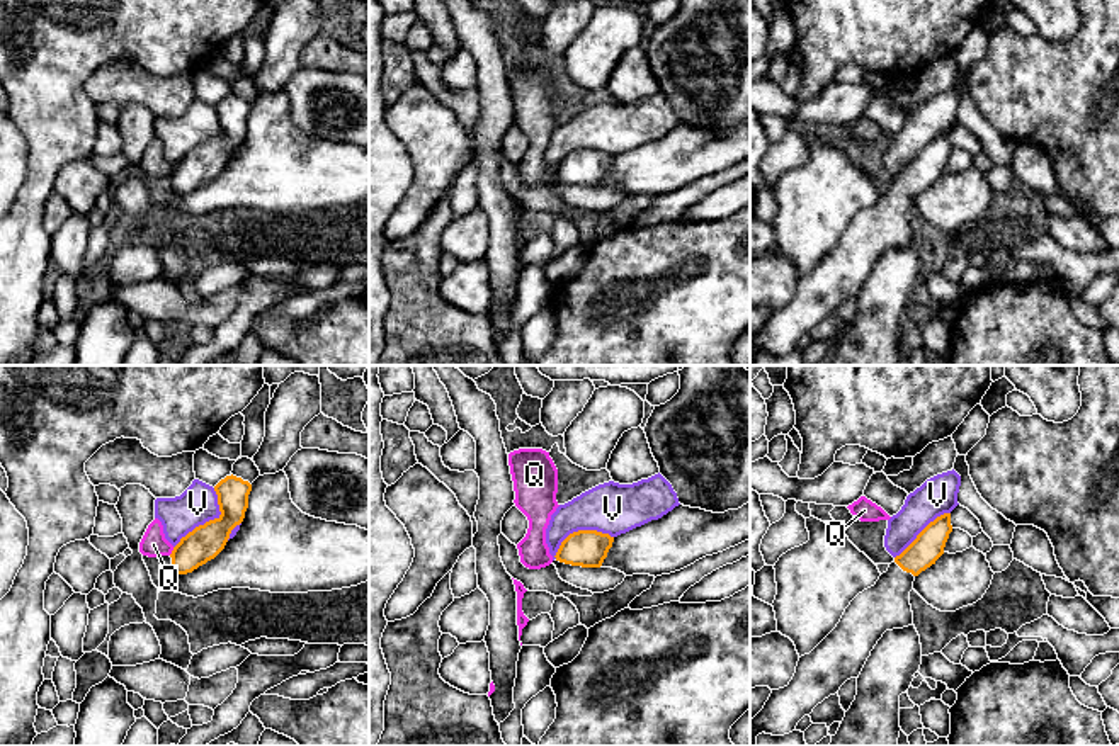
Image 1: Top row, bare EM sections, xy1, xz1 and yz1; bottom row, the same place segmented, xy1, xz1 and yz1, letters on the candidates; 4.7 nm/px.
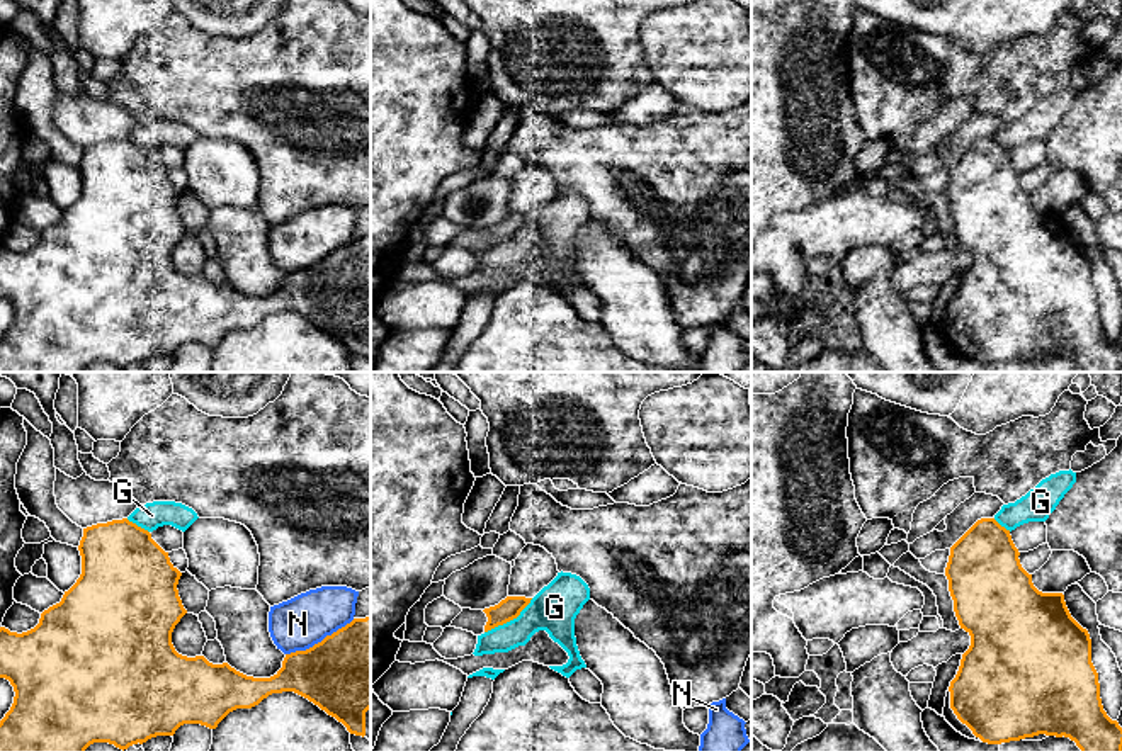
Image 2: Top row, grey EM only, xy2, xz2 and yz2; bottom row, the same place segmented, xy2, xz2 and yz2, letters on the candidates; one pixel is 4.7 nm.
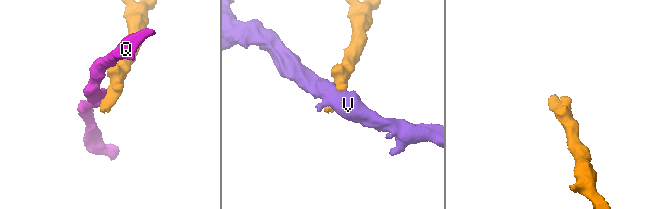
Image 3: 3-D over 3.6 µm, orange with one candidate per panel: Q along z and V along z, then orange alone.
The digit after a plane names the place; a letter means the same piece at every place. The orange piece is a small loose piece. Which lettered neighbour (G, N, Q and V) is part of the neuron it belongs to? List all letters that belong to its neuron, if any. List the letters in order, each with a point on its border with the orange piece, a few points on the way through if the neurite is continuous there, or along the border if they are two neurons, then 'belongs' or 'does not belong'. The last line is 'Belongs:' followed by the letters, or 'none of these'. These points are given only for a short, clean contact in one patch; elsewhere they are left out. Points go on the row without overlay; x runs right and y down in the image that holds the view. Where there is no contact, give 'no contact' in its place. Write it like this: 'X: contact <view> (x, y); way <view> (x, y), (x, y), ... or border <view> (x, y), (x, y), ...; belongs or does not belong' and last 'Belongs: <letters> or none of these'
G: contact xz2 (509, 240); does not belong
N: contact xy2 (322, 260); does not belong
Q: contact xy1 (172, 170); border xy1 (174, 167), (169, 174); does not belong
V: contact xy1 (210, 140); does not belong
Belongs: none of these

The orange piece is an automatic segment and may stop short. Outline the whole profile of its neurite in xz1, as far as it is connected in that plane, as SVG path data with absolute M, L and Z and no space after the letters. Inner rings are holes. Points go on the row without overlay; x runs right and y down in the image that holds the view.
M578 150L570 153L556 172L556 180L582 185L600 187L612 167L614 156L597 150Z

